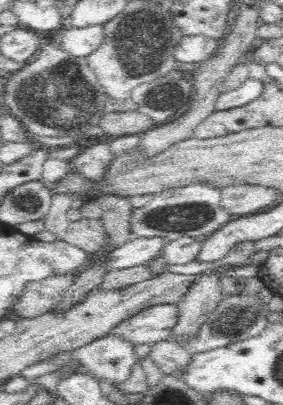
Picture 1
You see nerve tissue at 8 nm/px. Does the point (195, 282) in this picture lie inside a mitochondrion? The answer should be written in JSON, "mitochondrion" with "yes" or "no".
{"mitochondrion":"no"}

